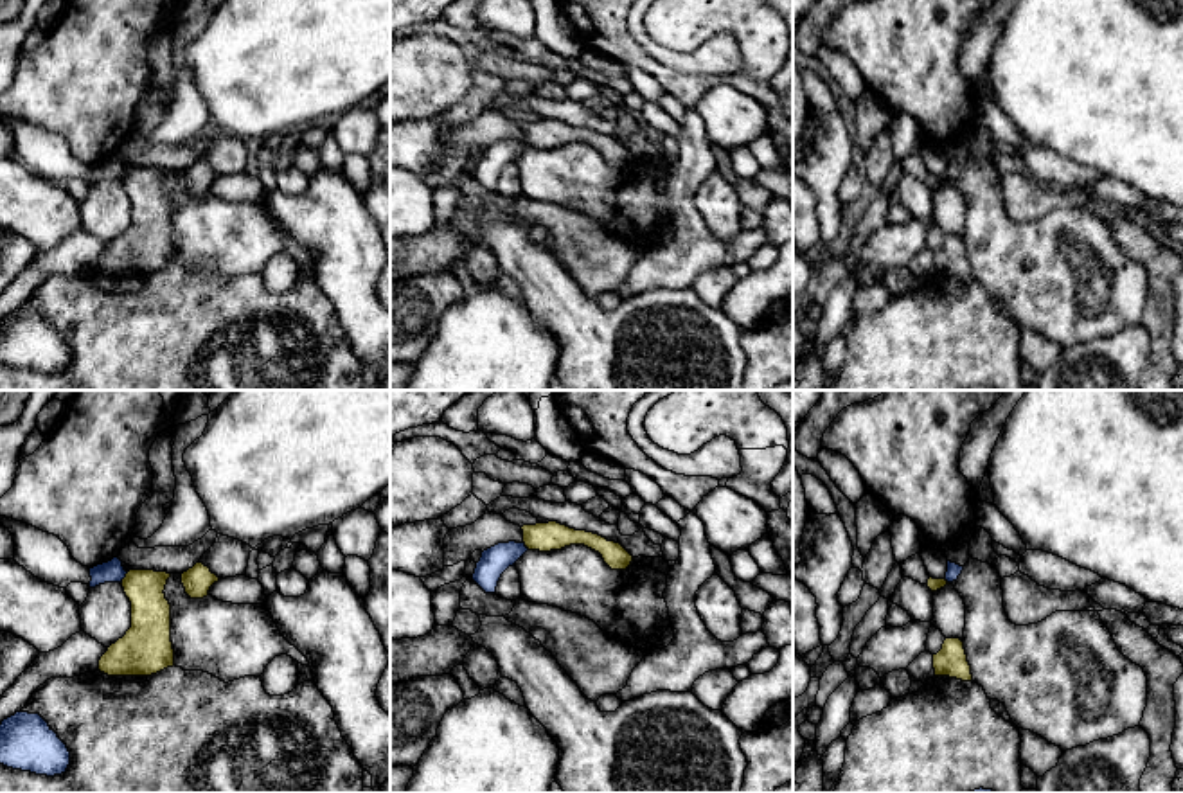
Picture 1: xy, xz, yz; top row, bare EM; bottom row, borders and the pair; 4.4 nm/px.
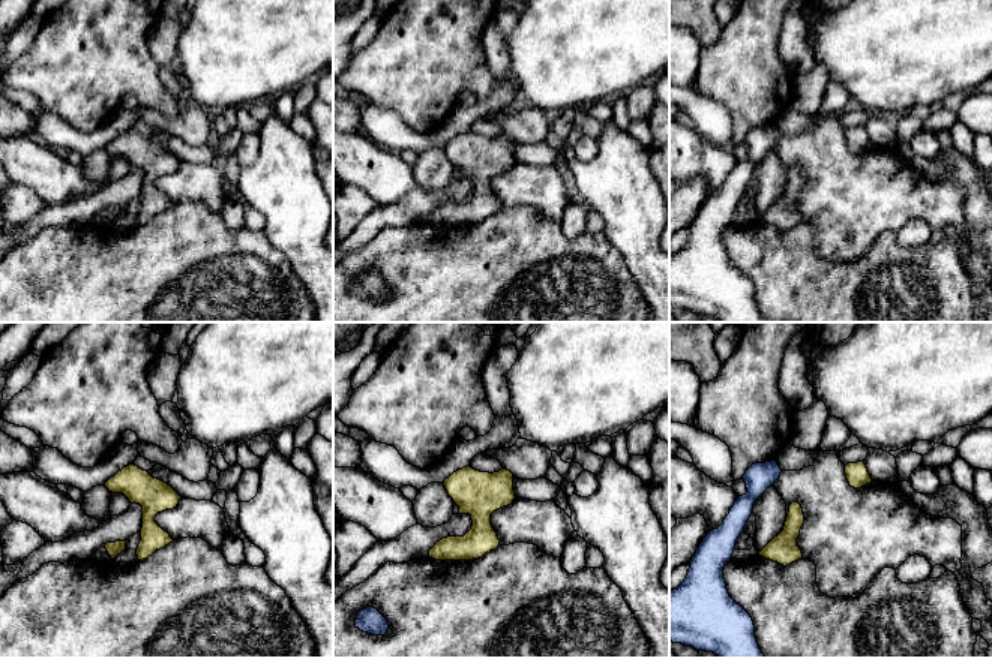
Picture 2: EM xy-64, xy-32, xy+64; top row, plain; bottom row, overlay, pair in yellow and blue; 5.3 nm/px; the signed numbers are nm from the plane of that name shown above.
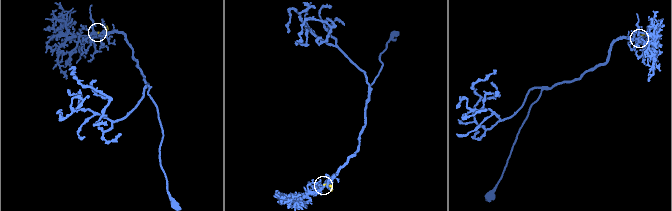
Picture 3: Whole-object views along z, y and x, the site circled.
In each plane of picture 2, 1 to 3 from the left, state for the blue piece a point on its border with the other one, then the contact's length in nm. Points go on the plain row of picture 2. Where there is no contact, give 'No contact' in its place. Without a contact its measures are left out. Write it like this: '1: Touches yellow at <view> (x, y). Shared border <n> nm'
1: No contact
2: No contact
3: No contact

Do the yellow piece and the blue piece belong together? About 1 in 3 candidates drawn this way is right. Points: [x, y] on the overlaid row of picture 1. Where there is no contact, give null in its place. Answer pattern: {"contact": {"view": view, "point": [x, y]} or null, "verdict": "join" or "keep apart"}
{"contact": {"view": "xy", "point": [124, 578]}, "verdict": "keep apart"}

